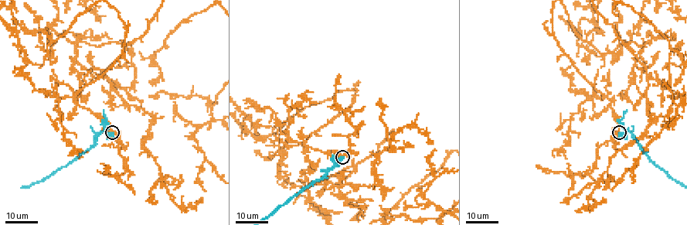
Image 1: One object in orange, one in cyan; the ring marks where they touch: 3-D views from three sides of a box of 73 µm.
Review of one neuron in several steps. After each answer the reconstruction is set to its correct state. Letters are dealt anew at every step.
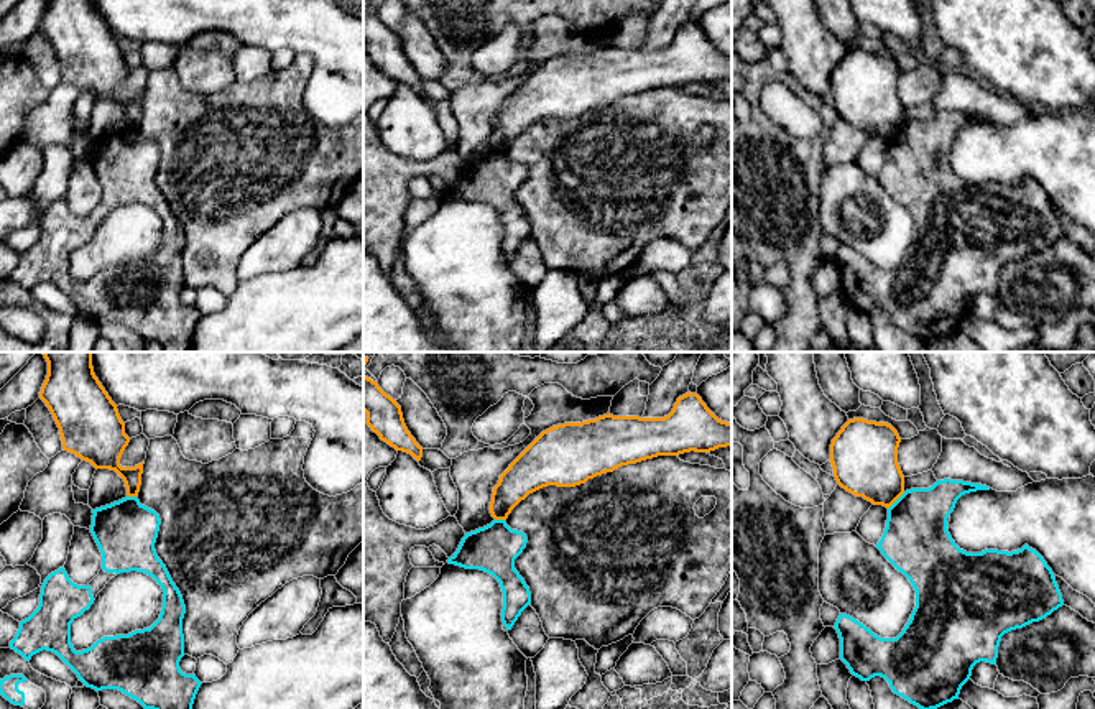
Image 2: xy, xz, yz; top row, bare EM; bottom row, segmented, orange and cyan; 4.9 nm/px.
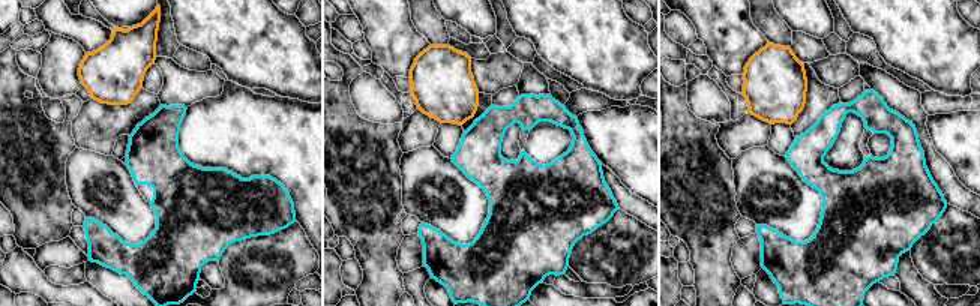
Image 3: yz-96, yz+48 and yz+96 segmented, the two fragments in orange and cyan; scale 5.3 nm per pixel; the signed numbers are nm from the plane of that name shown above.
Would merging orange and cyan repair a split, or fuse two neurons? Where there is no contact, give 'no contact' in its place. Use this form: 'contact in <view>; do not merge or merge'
contact in yz; do not merge

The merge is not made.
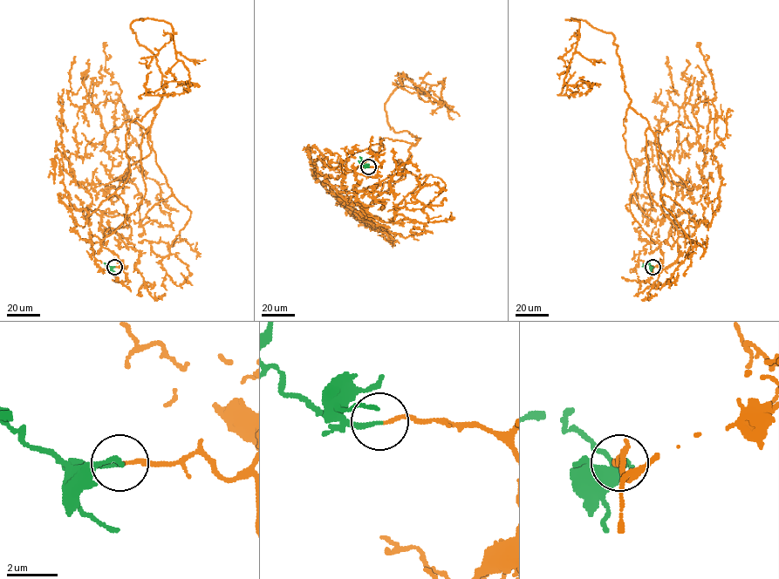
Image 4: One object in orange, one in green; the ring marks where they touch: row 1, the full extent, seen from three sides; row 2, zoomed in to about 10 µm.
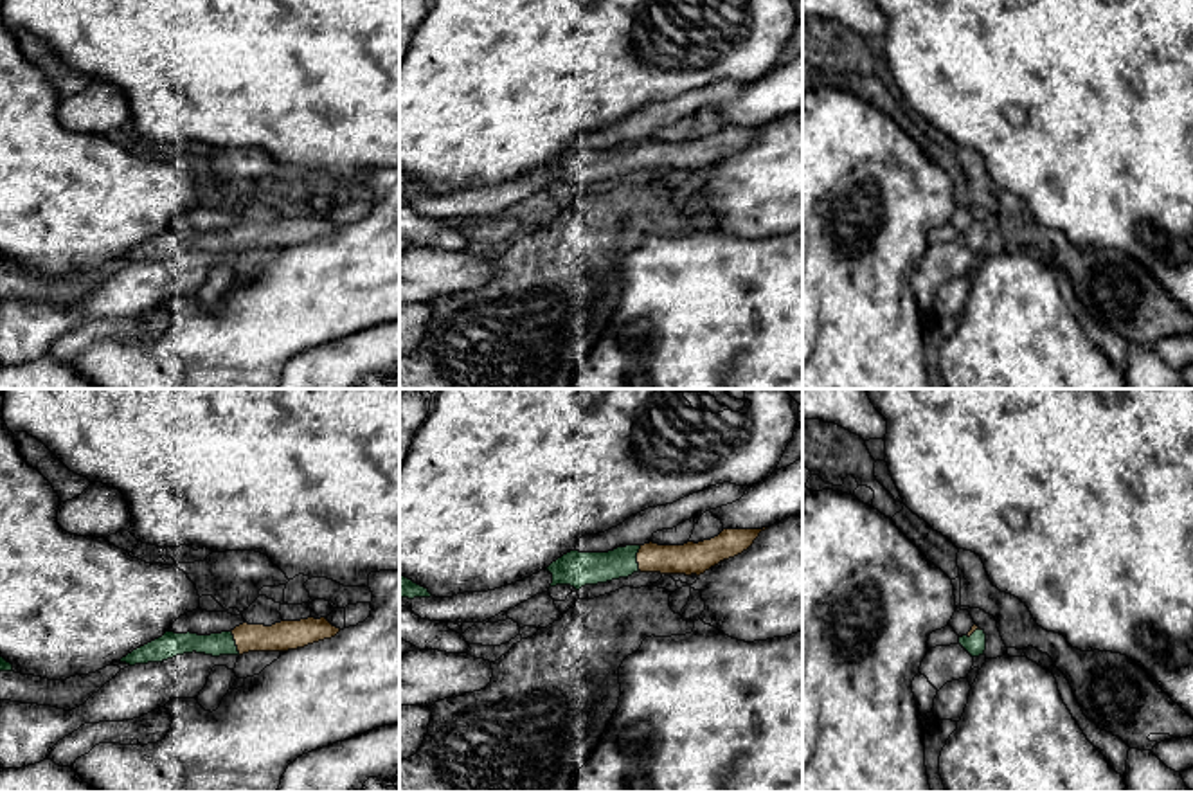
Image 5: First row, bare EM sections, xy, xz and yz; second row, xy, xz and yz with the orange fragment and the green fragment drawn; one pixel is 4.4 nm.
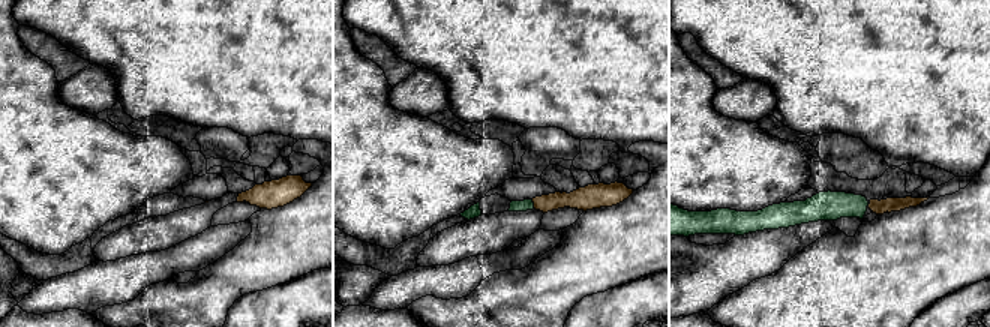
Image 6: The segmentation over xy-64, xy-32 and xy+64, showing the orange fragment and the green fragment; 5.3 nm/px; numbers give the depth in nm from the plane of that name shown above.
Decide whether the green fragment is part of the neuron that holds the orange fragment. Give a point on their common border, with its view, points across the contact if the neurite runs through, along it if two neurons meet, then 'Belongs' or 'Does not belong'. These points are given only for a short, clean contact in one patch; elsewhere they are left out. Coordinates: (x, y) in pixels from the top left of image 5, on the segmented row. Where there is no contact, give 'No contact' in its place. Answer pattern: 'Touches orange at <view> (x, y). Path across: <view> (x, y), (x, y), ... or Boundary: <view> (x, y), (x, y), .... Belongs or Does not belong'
Touches orange at xz (637, 558). Path across: xz (691, 558), (637, 558), (583, 569). Belongs

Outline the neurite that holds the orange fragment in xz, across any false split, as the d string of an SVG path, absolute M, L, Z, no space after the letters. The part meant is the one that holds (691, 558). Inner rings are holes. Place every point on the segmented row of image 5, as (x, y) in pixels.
M723 529L718 536L684 545L626 545L608 553L570 551L552 562L545 571L552 574L551 587L570 585L579 590L585 585L606 583L628 578L633 572L660 574L704 574L723 560L747 551L763 529Z

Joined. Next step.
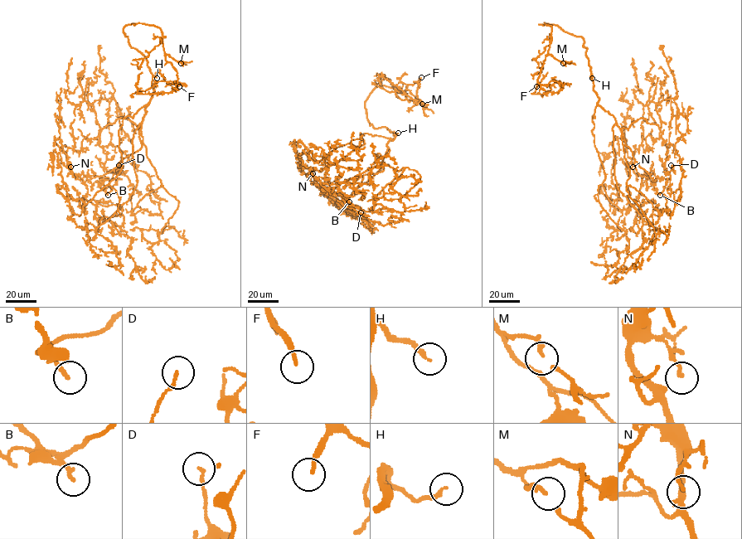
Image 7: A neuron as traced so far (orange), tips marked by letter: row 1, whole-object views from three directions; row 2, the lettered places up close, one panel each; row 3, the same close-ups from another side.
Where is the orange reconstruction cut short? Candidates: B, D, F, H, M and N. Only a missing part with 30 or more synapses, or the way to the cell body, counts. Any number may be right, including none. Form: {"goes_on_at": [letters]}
{"goes_on_at": ["B", "F", "H"]}

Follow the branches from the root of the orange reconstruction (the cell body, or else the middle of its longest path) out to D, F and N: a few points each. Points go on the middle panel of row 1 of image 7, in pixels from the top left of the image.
D: (394, 132), (395, 137), (387, 143), (388, 149), (380, 169), (341, 202), (341, 207), (351, 207), (361, 212)
F: (394, 132), (370, 124), (365, 102), (378, 86), (392, 87), (402, 93), (421, 77)
N: (394, 132), (380, 162), (381, 172), (349, 178), (332, 190), (312, 173)

